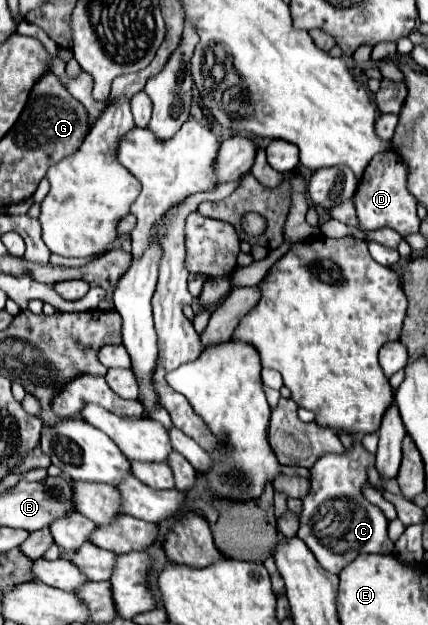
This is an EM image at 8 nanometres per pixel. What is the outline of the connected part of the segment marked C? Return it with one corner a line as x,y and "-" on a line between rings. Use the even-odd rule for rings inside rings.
355,442
345,454
321,456
311,468
311,492
303,498
297,536
331,574
339,574
359,554
393,554
385,514
361,494
361,488
367,486
367,466
373,464
375,456
369,454
361,442

